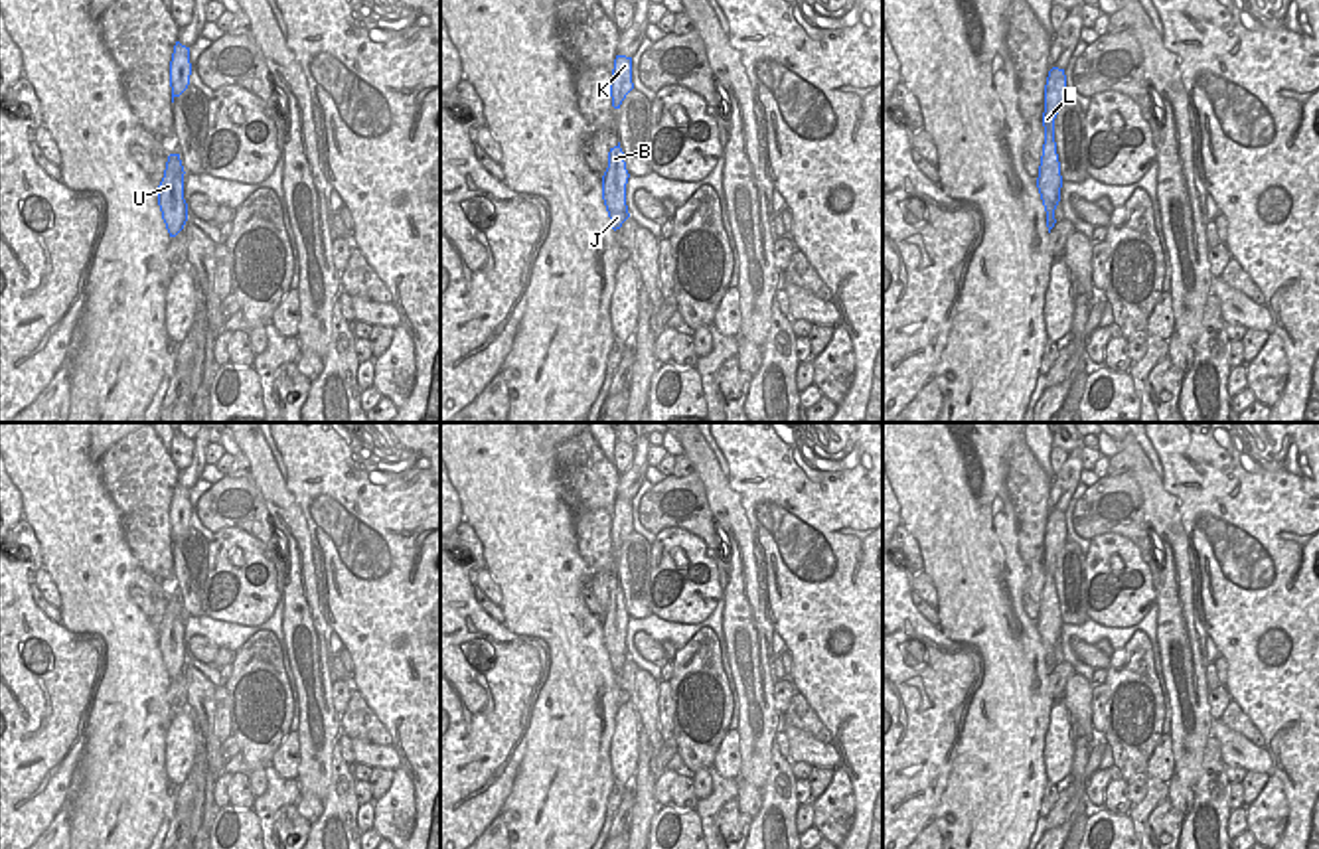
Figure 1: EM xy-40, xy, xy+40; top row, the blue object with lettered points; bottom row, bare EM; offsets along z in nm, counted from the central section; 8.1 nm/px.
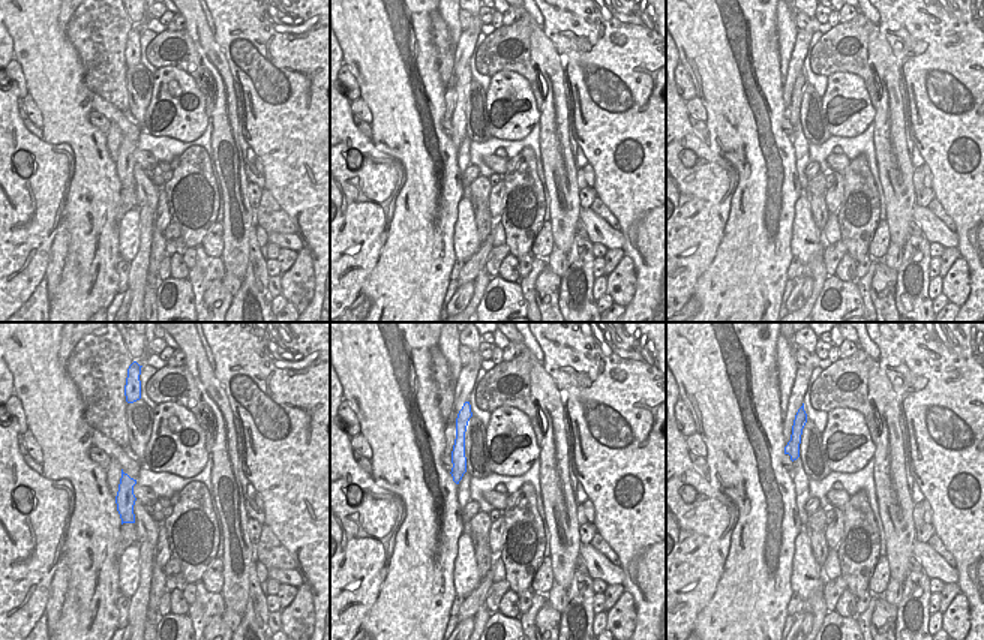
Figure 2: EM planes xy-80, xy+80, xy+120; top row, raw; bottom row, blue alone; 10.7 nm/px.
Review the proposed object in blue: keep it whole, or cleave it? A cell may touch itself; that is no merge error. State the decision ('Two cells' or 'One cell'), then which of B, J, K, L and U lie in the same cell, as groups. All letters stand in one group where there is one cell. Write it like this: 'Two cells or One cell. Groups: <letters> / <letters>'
One cell. Groups: B J K L U.

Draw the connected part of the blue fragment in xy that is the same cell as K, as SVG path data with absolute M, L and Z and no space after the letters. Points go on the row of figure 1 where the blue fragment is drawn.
M616 55L610 83L612 107L620 109L622 101L632 89L632 57Z

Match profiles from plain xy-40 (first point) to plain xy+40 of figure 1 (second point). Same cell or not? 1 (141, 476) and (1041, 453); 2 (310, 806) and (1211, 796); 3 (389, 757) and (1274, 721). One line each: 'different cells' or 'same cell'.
1: different cells
2: different cells
3: different cells

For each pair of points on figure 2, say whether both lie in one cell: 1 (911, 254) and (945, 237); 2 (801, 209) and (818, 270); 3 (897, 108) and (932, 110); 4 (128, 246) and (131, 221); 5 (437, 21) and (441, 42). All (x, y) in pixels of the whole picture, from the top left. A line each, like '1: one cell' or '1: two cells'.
1: two cells
2: one cell
3: two cells
4: one cell
5: one cell

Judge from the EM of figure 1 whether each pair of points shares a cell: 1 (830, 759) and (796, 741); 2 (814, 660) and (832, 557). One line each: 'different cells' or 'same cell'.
1: same cell
2: same cell

